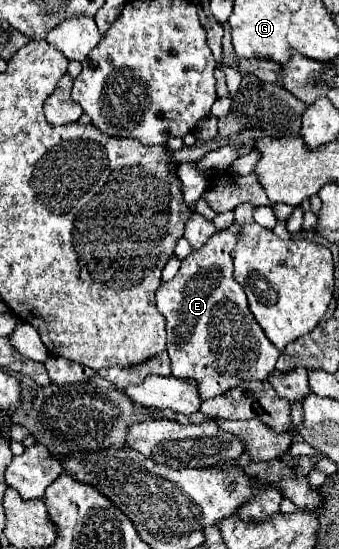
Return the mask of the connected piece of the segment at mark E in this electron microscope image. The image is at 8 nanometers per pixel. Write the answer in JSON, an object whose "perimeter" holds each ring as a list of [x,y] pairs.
{"perimeter":[[[232,224],[228,230],[210,236],[204,248],[182,260],[174,280],[162,284],[156,292],[158,310],[166,318],[172,376],[194,380],[200,400],[222,396],[246,380],[266,382],[280,356],[280,350],[268,342],[252,318],[246,294],[232,276],[230,252],[236,246],[236,230],[240,226]]]}

